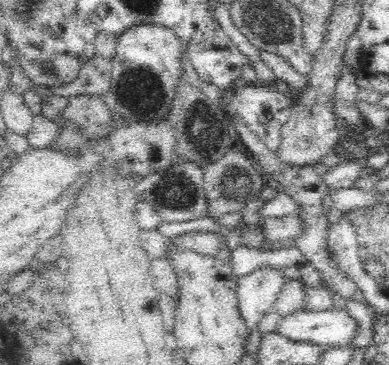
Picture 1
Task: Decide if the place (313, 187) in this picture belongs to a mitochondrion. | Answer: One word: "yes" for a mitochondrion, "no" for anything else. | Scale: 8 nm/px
no

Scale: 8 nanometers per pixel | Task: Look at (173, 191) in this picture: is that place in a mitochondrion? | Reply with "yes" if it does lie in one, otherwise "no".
yes

